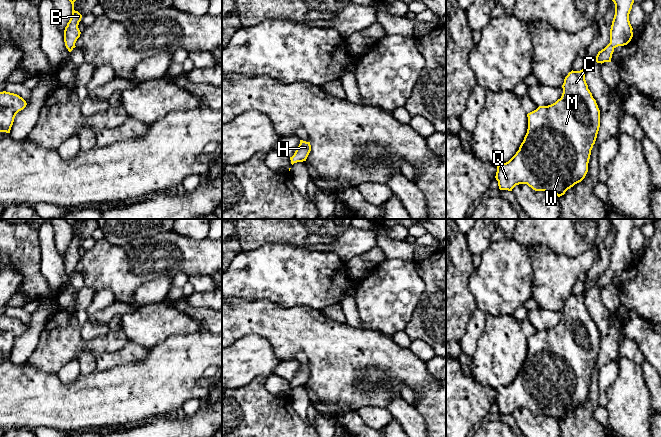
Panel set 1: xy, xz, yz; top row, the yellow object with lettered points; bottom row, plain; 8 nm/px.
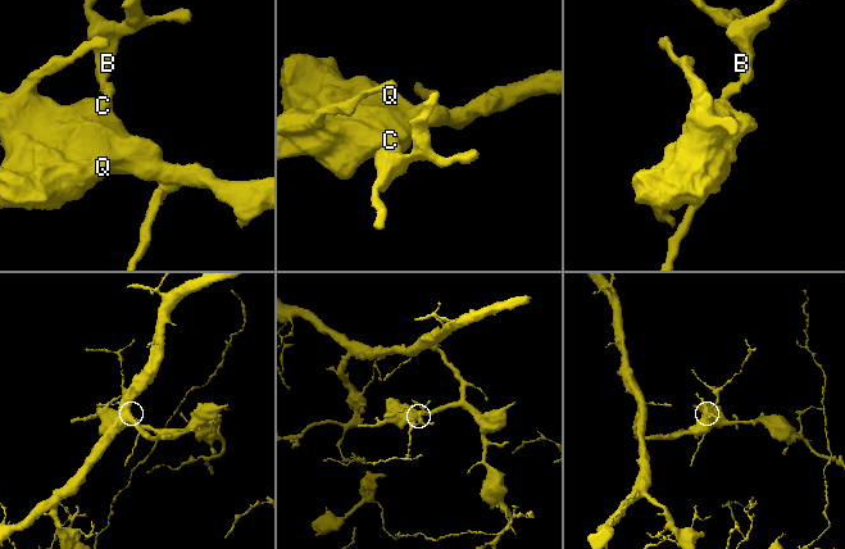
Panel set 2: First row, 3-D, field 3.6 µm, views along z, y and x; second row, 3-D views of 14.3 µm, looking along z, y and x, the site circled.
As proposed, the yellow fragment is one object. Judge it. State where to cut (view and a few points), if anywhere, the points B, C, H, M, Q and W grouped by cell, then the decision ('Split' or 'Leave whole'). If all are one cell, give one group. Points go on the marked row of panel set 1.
No split. Groups: B C H M Q W. Leave whole

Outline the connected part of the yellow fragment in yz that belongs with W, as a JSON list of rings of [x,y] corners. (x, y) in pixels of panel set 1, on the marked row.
[[[585,70],[568,73],[562,96],[555,103],[527,114],[528,129],[519,150],[508,162],[497,166],[495,178],[500,190],[512,191],[516,185],[527,184],[535,191],[560,197],[585,178],[600,127],[600,110],[588,89]]]

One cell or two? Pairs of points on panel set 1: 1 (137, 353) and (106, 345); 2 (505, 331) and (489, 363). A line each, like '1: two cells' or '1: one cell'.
1: two cells
2: one cell

